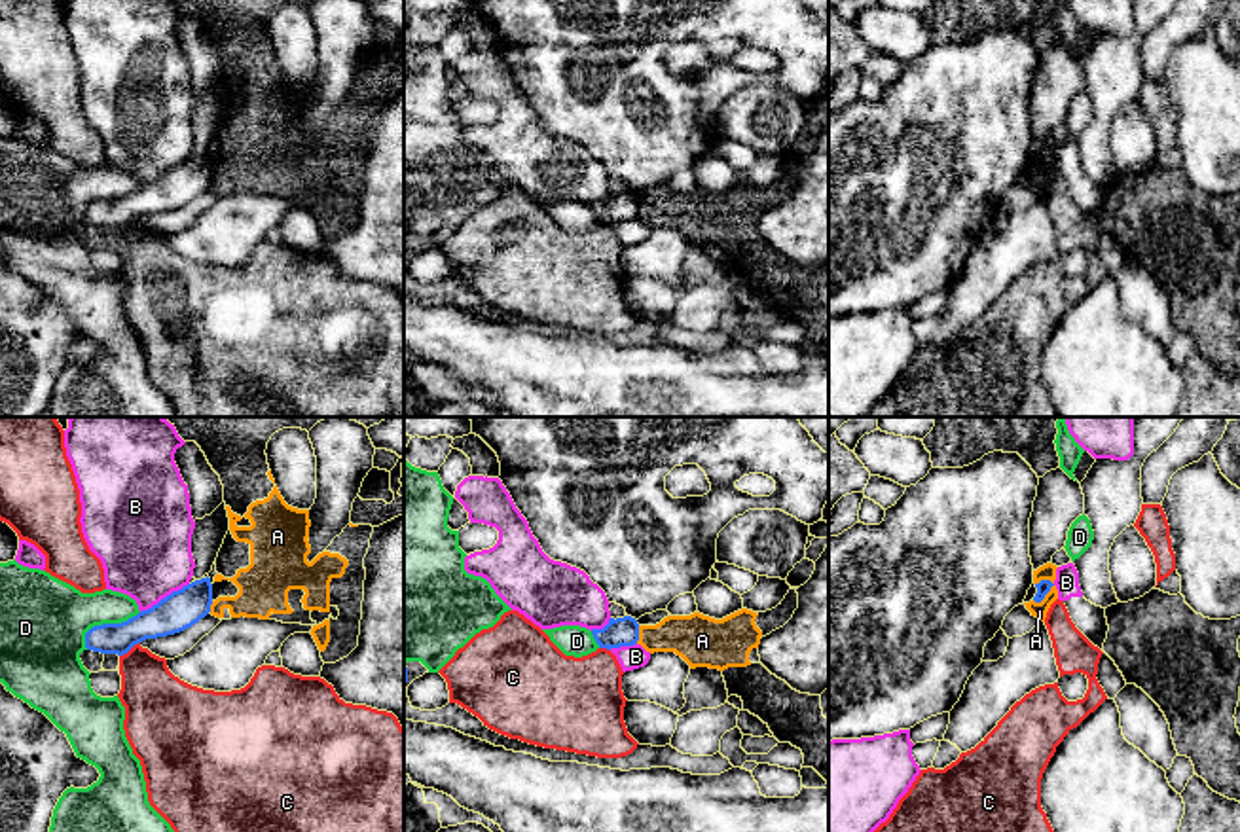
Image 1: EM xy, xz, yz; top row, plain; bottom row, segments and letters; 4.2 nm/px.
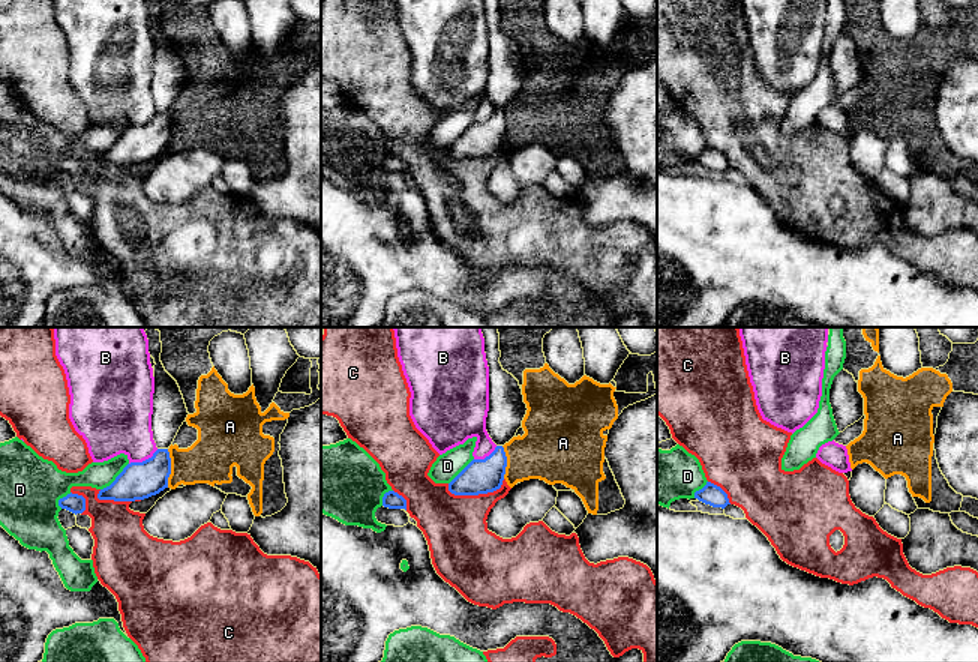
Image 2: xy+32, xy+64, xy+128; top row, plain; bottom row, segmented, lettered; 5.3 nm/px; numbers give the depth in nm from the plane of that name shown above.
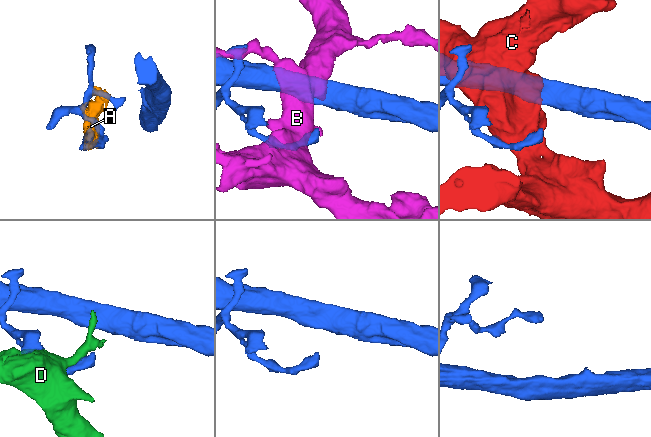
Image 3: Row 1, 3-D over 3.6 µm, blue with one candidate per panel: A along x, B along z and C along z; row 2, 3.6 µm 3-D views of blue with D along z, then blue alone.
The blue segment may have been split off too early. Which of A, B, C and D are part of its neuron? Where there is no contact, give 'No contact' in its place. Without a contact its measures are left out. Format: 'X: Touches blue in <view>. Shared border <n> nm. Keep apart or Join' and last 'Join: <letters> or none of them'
A: Touches blue in yz. Shared border 130 nm. Keep apart
B: Touches blue in xy. Shared border 240 nm. Keep apart
C: Touches blue in xy. Shared border 110 nm. Keep apart
D: Touches blue in xy. Shared border 280 nm. Keep apart
Join: none of them

